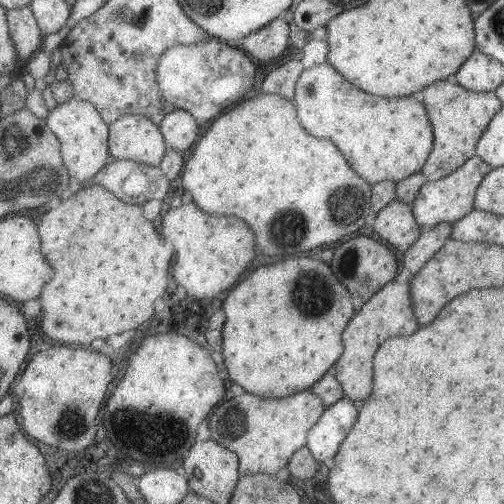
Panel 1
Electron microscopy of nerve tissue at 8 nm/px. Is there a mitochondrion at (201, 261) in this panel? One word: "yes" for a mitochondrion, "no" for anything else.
no

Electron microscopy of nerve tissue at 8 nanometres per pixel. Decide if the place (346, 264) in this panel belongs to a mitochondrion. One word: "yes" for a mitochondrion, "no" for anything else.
yes

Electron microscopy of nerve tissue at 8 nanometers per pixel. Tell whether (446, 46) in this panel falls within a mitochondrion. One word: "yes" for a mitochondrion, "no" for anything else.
no

